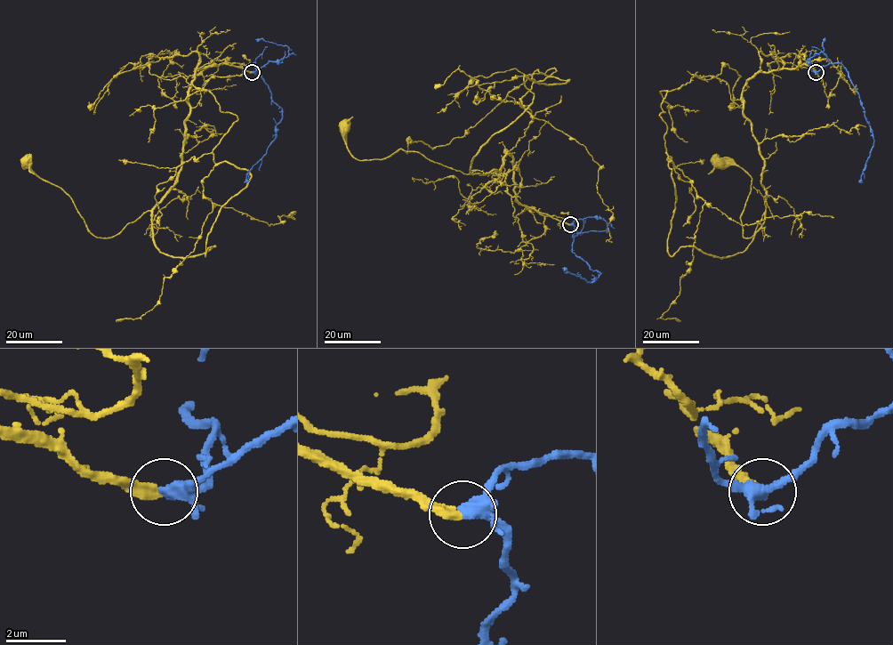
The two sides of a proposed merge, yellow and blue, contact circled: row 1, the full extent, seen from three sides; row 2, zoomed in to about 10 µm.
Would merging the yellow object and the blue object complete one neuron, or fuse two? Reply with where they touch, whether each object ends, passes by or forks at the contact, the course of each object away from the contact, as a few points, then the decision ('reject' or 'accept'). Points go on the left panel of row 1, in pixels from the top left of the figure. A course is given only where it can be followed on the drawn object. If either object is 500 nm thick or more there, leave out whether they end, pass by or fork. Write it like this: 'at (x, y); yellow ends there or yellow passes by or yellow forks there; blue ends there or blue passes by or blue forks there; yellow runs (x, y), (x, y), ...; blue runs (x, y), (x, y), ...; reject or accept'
at (252, 72); yellow ends there; blue forks there; yellow runs (252, 72), (226, 63), (196, 69), (177, 181), (110, 237), (94, 237), (73, 200), (25, 162); blue runs (252, 72), (255, 70), (254, 63), (272, 100), (281, 108), (282, 119), (276, 125), (275, 139), (244, 182); accept

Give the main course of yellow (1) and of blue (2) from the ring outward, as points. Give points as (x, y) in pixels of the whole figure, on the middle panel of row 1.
1: (570, 225), (518, 202), (507, 150), (501, 173), (484, 174), (402, 149), (358, 160), (343, 127)
2: (570, 225), (575, 231), (572, 251), (591, 269), (600, 274), (593, 282), (588, 282), (562, 268)

